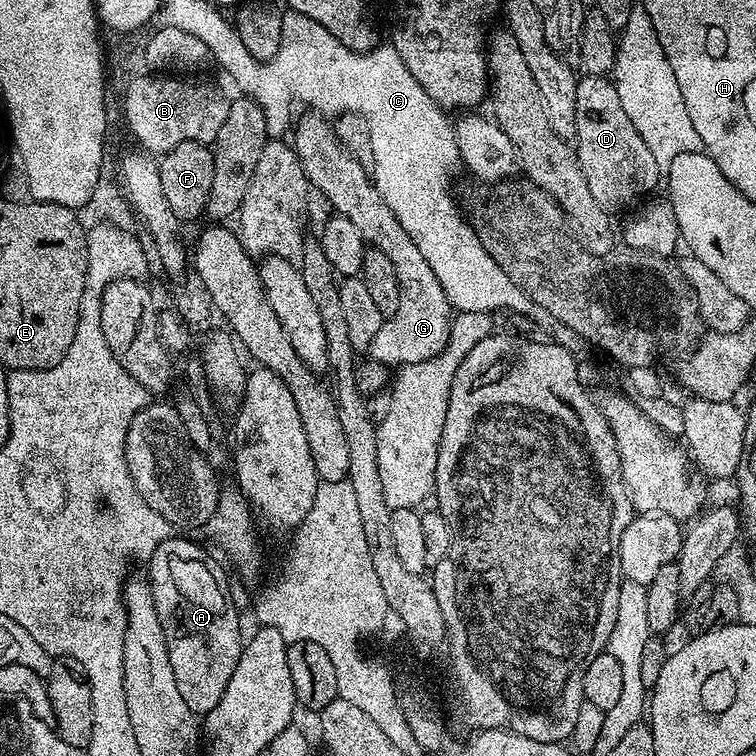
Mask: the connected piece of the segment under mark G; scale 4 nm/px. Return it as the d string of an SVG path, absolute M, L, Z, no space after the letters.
M308 114L308 117L299 124L300 121L291 133L293 136L290 136L290 143L296 149L296 157L309 185L315 191L317 188L332 203L332 212L335 215L346 218L358 230L358 234L364 239L367 247L382 250L382 254L386 254L386 258L390 258L390 262L394 266L394 274L398 274L398 290L400 291L398 310L394 310L394 314L385 319L378 334L374 334L374 342L370 342L367 355L379 364L389 366L426 362L426 358L434 358L448 345L448 337L452 331L454 319L454 309L442 290L442 282L438 282L438 278L434 278L434 270L430 270L430 264L426 262L426 258L422 258L418 246L414 246L413 240L410 239L410 234L406 234L406 230L402 230L402 222L398 222L398 218L394 218L394 210L390 210L390 206L386 206L386 198L382 198L382 194L378 194L369 169L362 167L344 149L342 142L336 137L335 127L319 114Z

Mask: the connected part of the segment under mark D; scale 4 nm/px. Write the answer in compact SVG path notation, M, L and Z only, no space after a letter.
M581 75L577 79L574 122L576 160L582 166L582 174L586 174L586 186L590 186L594 202L598 202L604 212L617 214L627 204L635 205L652 192L651 188L659 180L661 183L662 170L654 162L654 154L650 154L638 130L634 130L634 122L626 118L626 110L622 110L615 83L608 76Z

